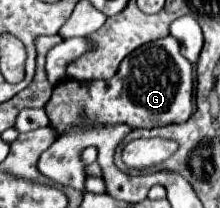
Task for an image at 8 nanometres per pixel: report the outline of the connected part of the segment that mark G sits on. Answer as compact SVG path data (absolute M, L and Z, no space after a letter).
M171 35L145 43L129 53L119 71L107 81L77 81L65 77L53 89L45 111L55 139L75 127L87 129L95 125L131 125L131 127L165 127L177 125L191 117L193 97L193 65L181 55L179 41Z

